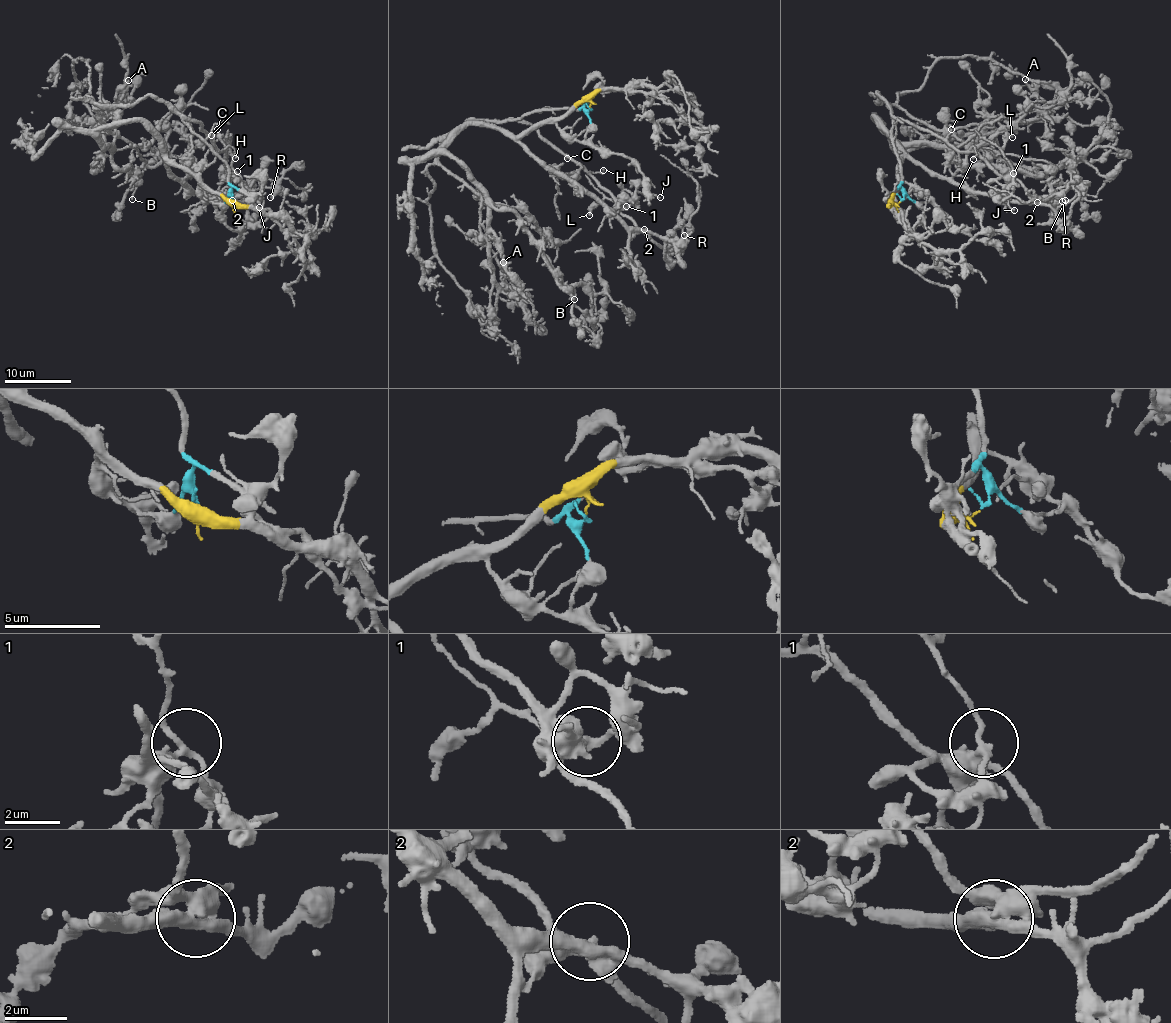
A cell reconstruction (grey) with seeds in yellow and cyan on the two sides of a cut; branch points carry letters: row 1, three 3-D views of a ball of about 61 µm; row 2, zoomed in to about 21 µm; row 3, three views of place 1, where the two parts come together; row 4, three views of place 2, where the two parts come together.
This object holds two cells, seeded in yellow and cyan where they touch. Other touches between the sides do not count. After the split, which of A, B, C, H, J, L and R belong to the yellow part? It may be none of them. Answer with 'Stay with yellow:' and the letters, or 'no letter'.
Stay with yellow: A, B, J, R

